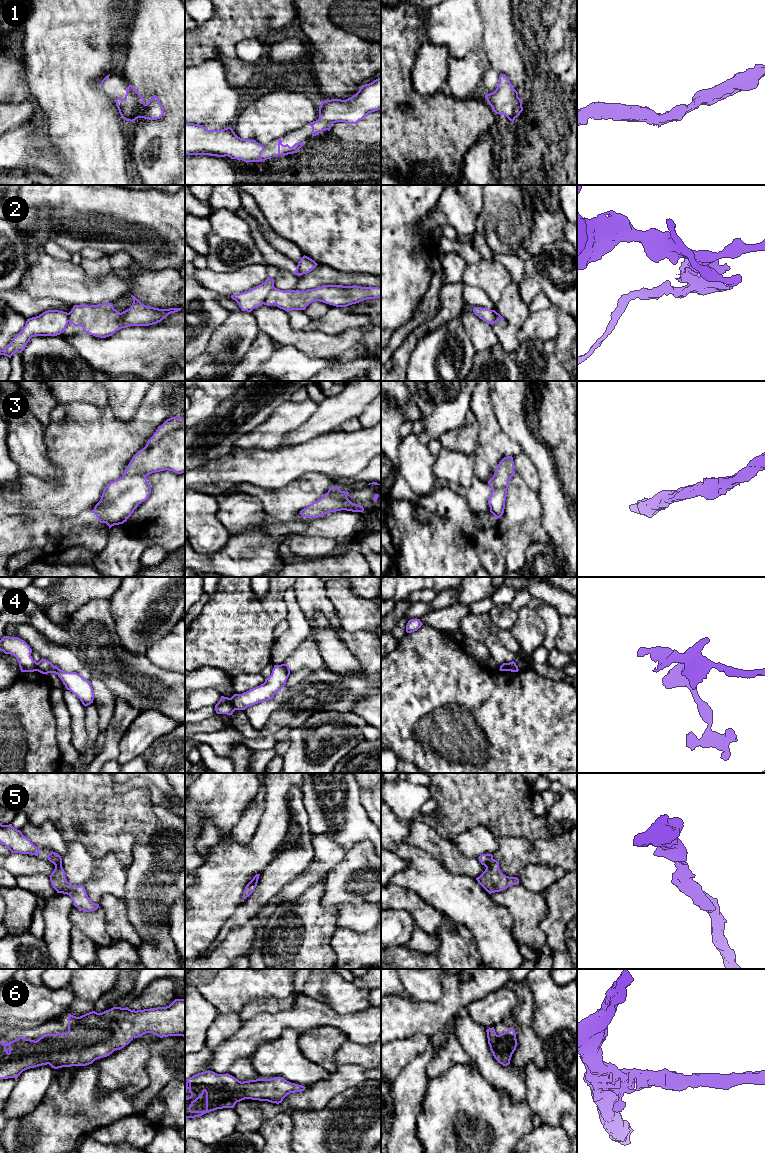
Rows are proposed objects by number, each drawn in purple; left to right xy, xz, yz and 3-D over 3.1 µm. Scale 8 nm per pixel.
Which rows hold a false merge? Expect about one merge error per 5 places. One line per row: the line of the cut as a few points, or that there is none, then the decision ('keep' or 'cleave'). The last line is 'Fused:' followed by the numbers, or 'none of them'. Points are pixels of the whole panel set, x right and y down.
1: cut none; keep
2: cut xz (274, 287), (263, 303); cleave
3: cut none; keep
4: cut xz (229, 698), (235, 709); cleave
5: cut none; keep
6: cut none; keep
Fused: 2, 4

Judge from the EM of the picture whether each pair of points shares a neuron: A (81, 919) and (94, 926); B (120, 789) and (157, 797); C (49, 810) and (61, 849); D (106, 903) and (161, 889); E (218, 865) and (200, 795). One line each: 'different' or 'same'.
A: same
B: same
C: different
D: different
E: different

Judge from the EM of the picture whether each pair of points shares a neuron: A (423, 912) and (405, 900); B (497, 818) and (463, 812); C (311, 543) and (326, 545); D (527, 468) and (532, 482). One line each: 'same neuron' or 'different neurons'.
A: same neuron
B: same neuron
C: same neuron
D: same neuron

